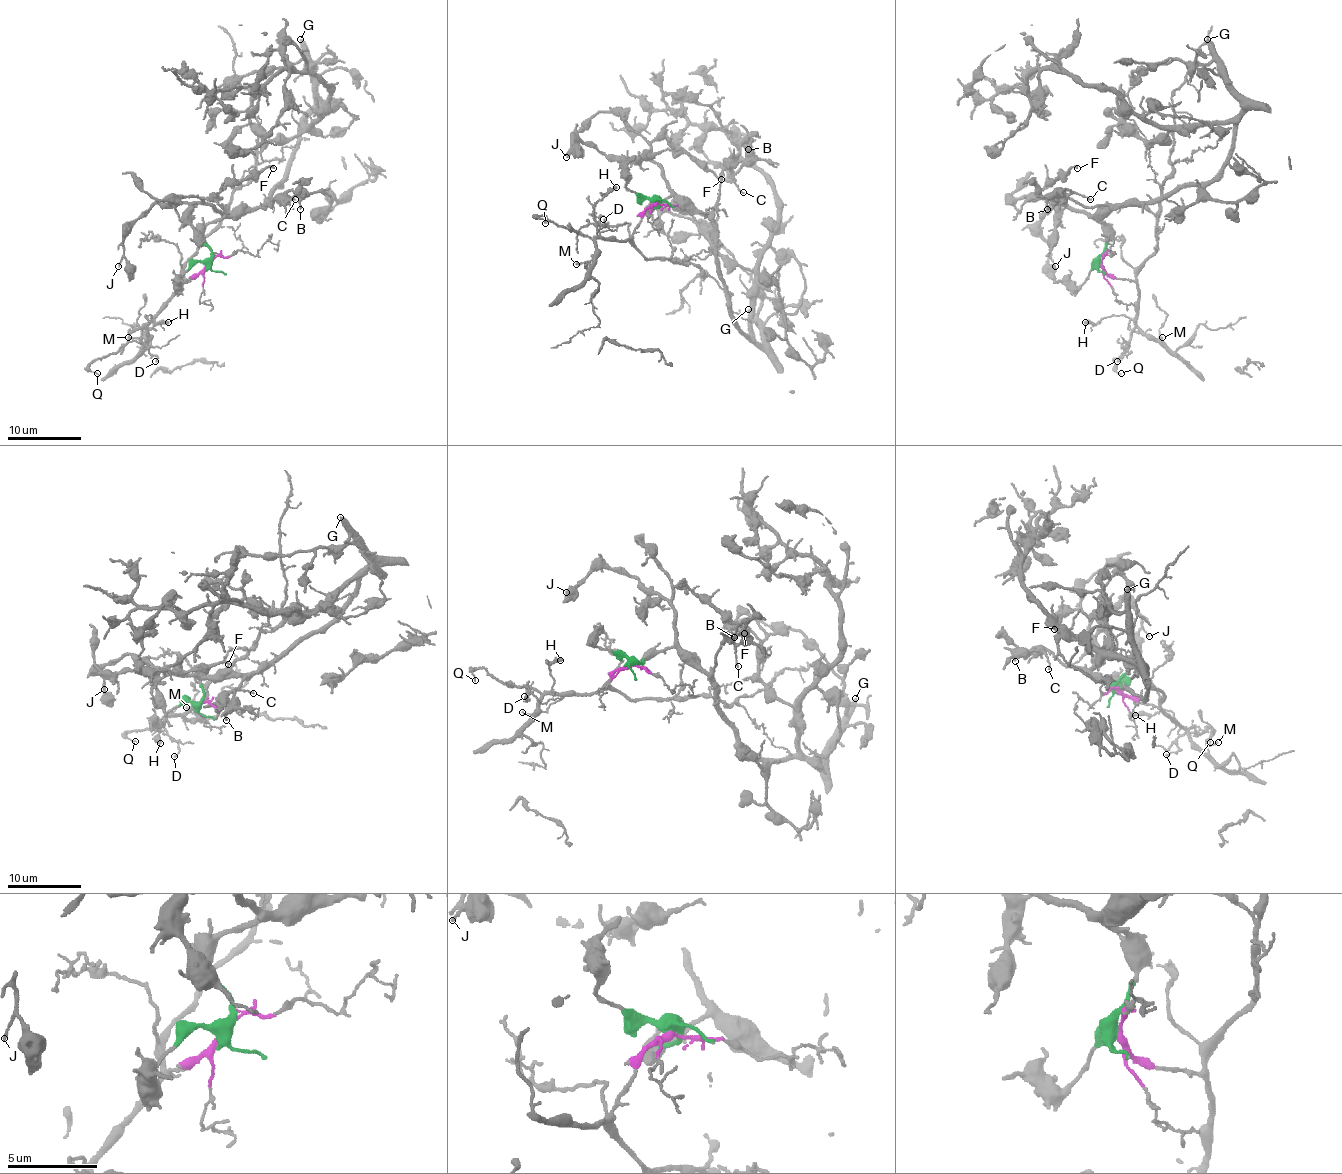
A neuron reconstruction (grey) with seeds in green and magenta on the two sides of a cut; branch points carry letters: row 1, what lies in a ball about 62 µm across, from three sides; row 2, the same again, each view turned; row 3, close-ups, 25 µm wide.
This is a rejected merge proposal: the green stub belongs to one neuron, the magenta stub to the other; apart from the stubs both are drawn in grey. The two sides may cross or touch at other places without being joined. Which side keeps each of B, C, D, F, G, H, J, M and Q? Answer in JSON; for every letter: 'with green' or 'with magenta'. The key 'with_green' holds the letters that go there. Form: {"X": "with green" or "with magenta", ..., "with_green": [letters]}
{"B": "with green", "C": "with green", "D": "with magenta", "F": "with green", "G": "with green", "H": "with magenta", "J": "with green", "M": "with magenta", "Q": "with magenta", "with_green": ["B", "C", "F", "G", "J"]}

